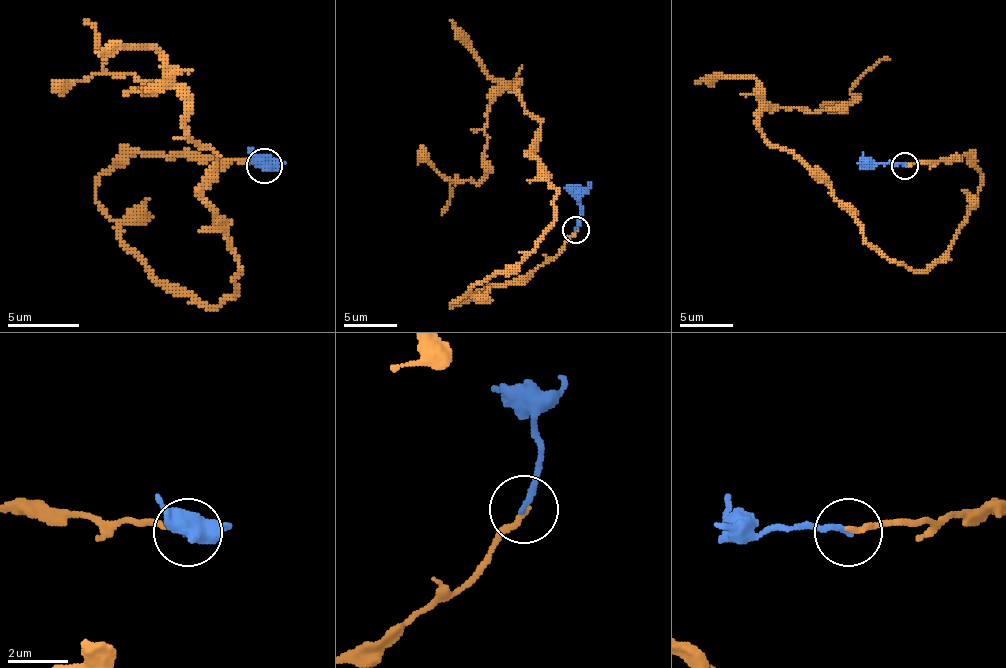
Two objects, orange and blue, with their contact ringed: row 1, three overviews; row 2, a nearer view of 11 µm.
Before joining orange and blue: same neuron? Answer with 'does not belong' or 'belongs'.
does not belong

